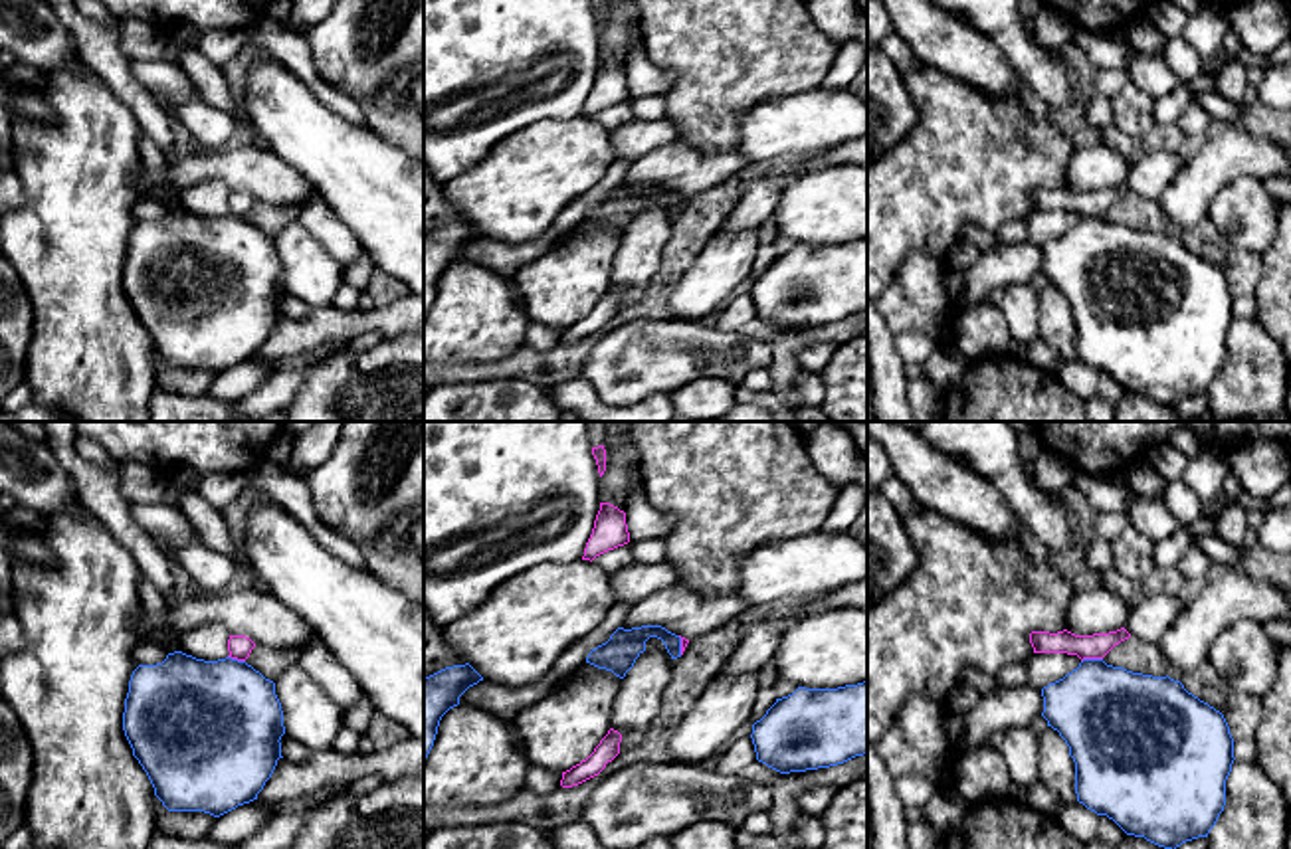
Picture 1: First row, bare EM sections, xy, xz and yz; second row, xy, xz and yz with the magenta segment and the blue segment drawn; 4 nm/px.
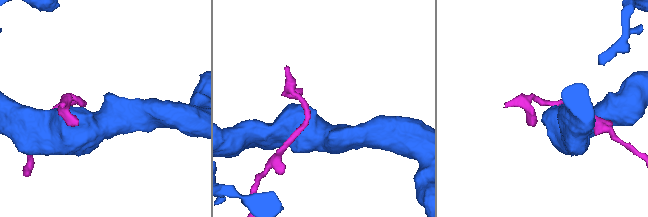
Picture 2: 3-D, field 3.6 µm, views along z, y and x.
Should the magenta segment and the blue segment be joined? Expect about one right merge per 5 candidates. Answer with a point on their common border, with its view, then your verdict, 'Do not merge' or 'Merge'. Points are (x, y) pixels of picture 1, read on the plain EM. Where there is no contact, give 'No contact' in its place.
Touches magenta at yz (1092, 214). Do not merge

